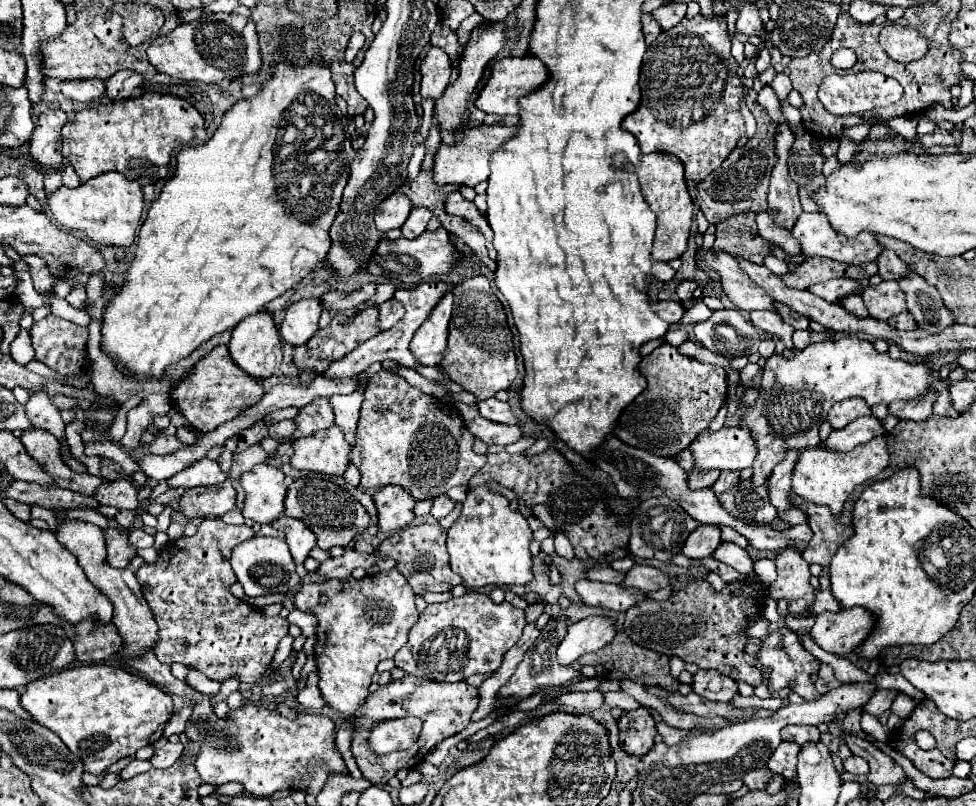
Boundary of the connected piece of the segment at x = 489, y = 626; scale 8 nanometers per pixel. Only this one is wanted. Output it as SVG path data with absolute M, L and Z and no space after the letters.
M467 592L443 604L429 604L411 628L407 644L393 660L413 676L437 682L461 682L477 672L495 672L505 652L519 640L525 624L525 612L509 602L495 604L487 594Z

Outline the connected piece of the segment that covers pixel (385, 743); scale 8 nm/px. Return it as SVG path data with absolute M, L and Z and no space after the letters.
M401 718L401 720L383 720L381 724L373 724L369 734L369 750L377 754L389 754L399 748L409 748L421 732L421 720L417 718Z

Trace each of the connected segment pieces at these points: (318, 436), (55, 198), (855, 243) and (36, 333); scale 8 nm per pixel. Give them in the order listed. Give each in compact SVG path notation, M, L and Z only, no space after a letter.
M337 426L293 440L291 466L295 470L311 470L329 476L343 476L349 466L351 444Z
M105 172L77 188L57 188L55 192L47 194L47 206L53 218L65 228L83 230L91 240L99 244L129 246L135 240L135 232L141 222L143 198L141 186L135 180L127 180L121 176L121 172Z
M803 212L797 218L797 224L793 226L791 234L799 240L801 250L805 256L827 256L839 262L847 262L847 264L861 264L861 262L869 262L875 260L877 254L881 252L881 246L877 244L875 236L869 232L861 232L855 240L849 240L847 236L841 236L841 232L833 232L829 220L825 220L825 216L821 216L821 212L815 214L807 214Z
M49 314L31 328L35 358L61 376L79 376L85 372L83 348L87 328Z

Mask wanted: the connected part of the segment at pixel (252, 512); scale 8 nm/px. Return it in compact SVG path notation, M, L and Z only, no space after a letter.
M257 464L241 476L245 502L241 514L257 524L271 524L283 516L283 500L287 494L285 474L269 464Z

